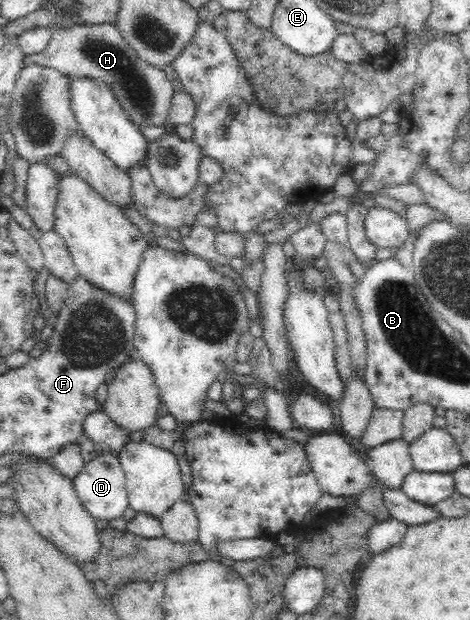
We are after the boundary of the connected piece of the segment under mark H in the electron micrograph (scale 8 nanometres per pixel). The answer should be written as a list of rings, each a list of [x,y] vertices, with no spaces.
[[[113,23],[74,24],[52,29],[47,48],[31,57],[27,56],[26,63],[39,64],[68,77],[78,76],[102,82],[114,94],[131,122],[140,124],[143,128],[161,126],[168,121],[175,93],[171,79],[165,71],[144,62]]]

